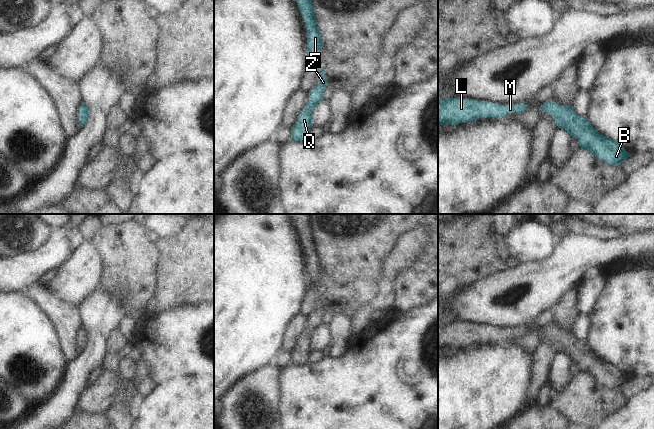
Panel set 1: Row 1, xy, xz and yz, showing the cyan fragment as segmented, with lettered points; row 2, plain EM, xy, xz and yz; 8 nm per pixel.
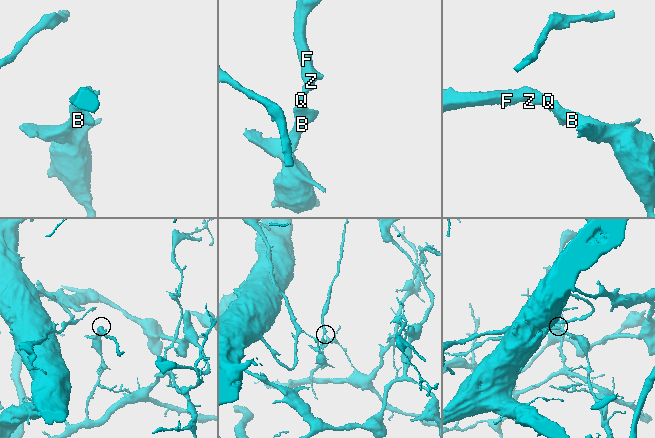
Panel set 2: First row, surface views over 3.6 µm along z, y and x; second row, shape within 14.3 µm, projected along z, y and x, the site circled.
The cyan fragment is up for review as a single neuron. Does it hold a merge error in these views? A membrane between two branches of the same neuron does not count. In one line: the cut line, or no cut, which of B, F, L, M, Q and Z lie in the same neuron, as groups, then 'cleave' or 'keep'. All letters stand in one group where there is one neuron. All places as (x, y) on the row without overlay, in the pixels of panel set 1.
cut none; groups B F L M Q Z; keep

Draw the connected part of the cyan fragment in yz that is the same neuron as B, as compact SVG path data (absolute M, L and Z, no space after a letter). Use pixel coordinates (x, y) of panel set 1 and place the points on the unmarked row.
M548 324L540 334L551 338L558 352L566 354L572 362L577 362L581 372L587 373L609 389L620 389L633 379L614 363L600 358L587 341L581 341L574 335L573 330Z

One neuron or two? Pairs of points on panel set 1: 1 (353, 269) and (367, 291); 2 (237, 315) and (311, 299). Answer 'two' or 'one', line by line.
1: two
2: two

